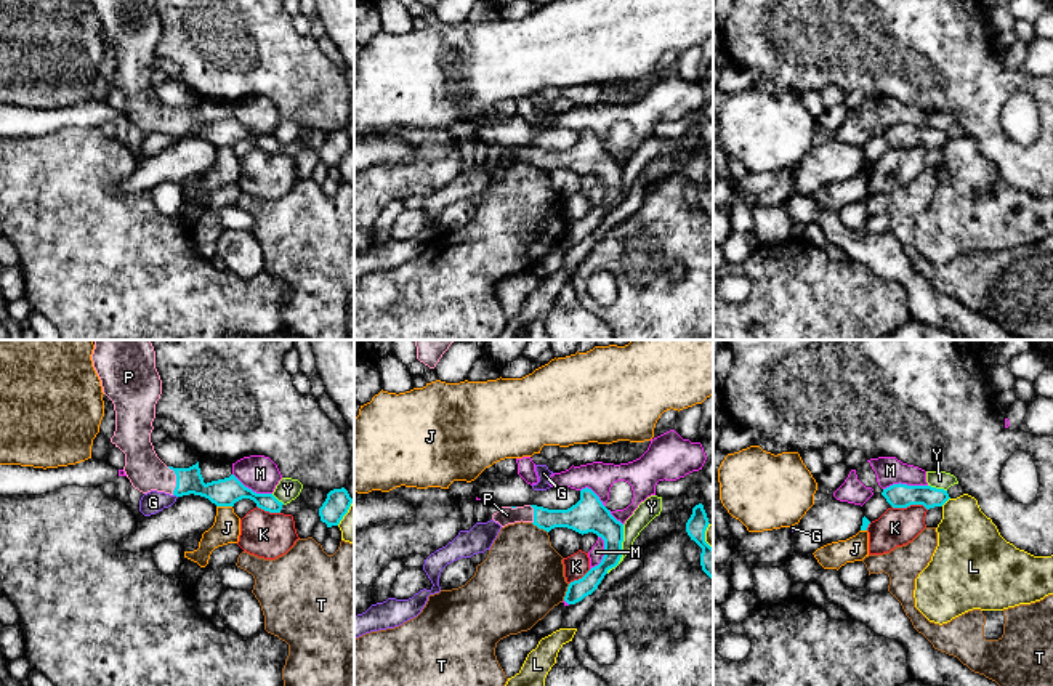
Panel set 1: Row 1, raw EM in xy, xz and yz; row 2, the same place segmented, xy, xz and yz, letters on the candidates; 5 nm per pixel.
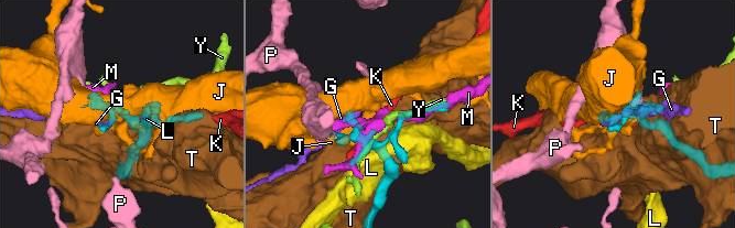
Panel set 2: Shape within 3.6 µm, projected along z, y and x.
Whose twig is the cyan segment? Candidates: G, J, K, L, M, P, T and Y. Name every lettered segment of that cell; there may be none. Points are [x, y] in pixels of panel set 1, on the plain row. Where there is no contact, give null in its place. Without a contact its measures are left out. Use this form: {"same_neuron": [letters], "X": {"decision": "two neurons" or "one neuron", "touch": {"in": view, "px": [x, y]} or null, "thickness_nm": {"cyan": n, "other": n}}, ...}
{"same_neuron": ["P"], "G": {"decision": "two neurons", "touch": {"in": "xy", "px": [175, 135]}, "thickness_nm": {"cyan": 140, "other": 120}}, "J": {"decision": "two neurons", "touch": {"in": "xy", "px": [225, 146]}, "thickness_nm": {"cyan": 140, "other": 140}}, "K": {"decision": "two neurons", "touch": {"in": "yz", "px": [909, 146]}, "thickness_nm": {"cyan": 130, "other": 190}}, "L": {"decision": "two neurons", "touch": {"in": "yz", "px": [944, 143]}, "thickness_nm": {"cyan": 130, "other": 320}}, "M": {"decision": "two neurons", "touch": {"in": "yz", "px": [904, 125]}, "thickness_nm": {"cyan": 130, "other": 140}}, "P": {"decision": "one neuron", "touch": {"in": "xy", "px": [177, 121]}, "thickness_nm": {"cyan": 140, "other": 190}}, "T": {"decision": "two neurons", "touch": {"in": "xz", "px": [566, 233]}, "thickness_nm": {"cyan": 100, "other": 420}}, "Y": {"decision": "two neurons", "touch": {"in": "xz", "px": [621, 191]}, "thickness_nm": {"cyan": 180, "other": 100}}}

